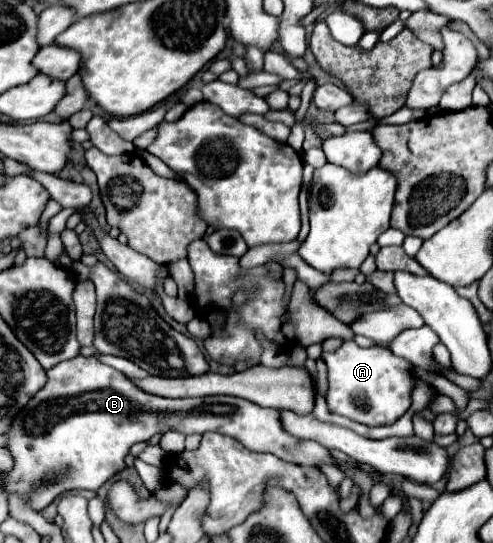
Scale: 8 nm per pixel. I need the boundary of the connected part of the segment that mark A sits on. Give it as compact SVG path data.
M353 341L343 343L333 353L323 353L323 359L325 359L325 365L327 365L327 395L325 395L325 401L327 401L327 407L333 413L339 413L339 415L349 417L349 419L363 423L363 425L391 425L409 411L411 393L415 389L415 367L411 365L411 361L397 357L395 353L391 353L385 347L363 349Z

